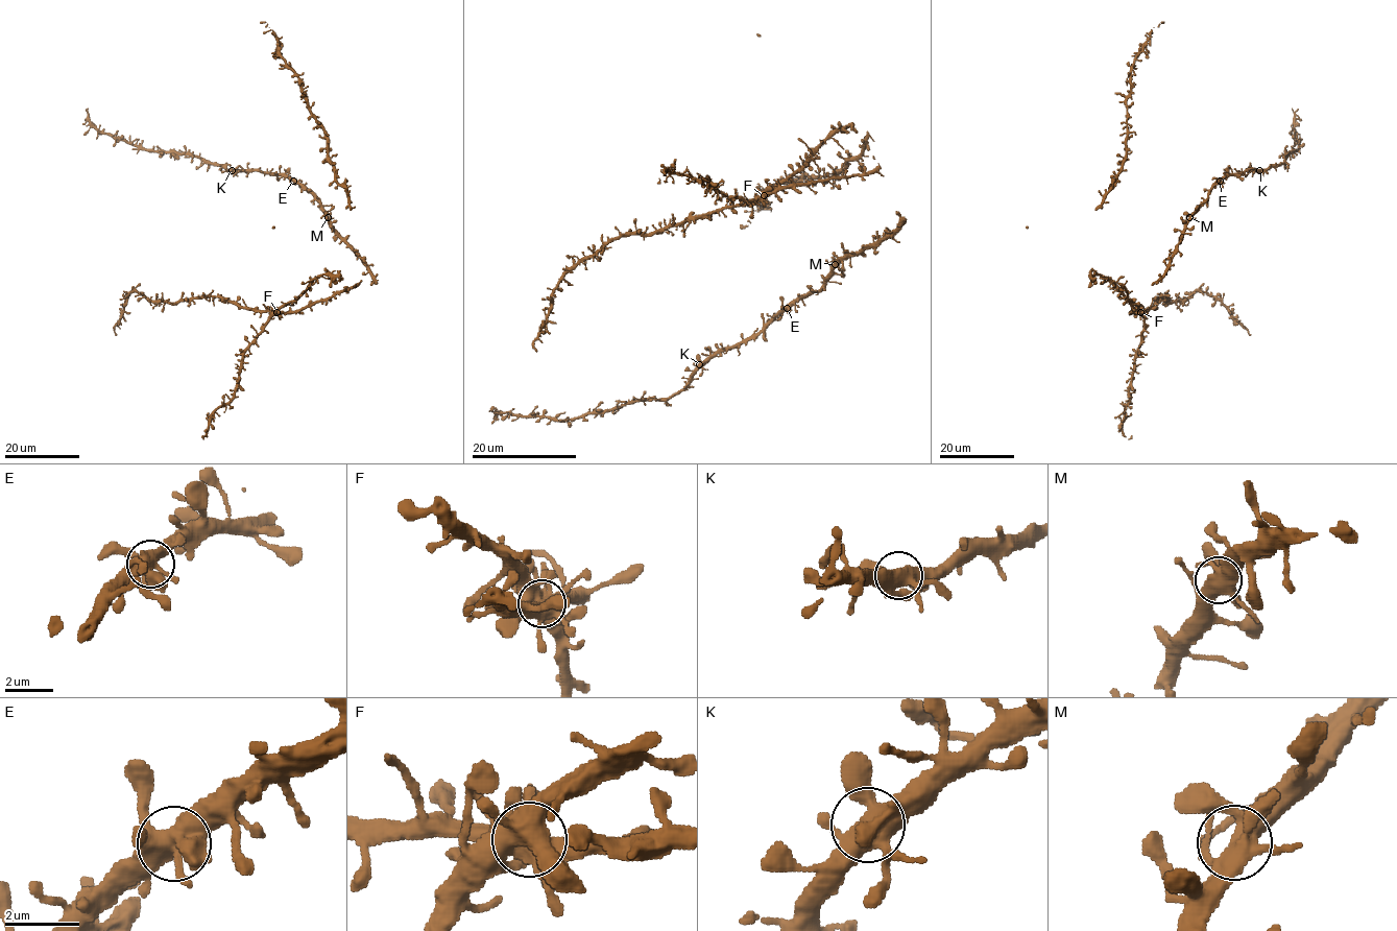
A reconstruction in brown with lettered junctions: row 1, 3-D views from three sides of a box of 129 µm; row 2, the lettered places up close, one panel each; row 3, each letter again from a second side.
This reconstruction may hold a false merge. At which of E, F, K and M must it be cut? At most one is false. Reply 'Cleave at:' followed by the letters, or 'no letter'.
Cleave at: no letter

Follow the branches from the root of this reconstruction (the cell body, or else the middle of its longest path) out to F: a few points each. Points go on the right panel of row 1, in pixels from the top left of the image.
F: (1126, 290), (1132, 308), (1140, 312)

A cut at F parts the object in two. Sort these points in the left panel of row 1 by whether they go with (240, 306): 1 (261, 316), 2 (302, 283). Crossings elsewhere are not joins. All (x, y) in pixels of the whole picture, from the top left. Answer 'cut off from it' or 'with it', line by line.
1: with it
2: cut off from it

